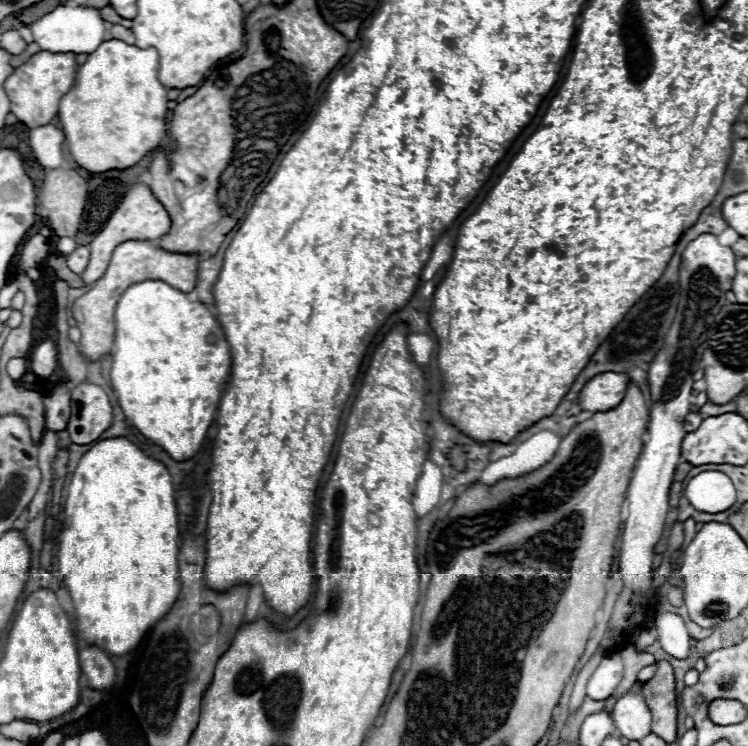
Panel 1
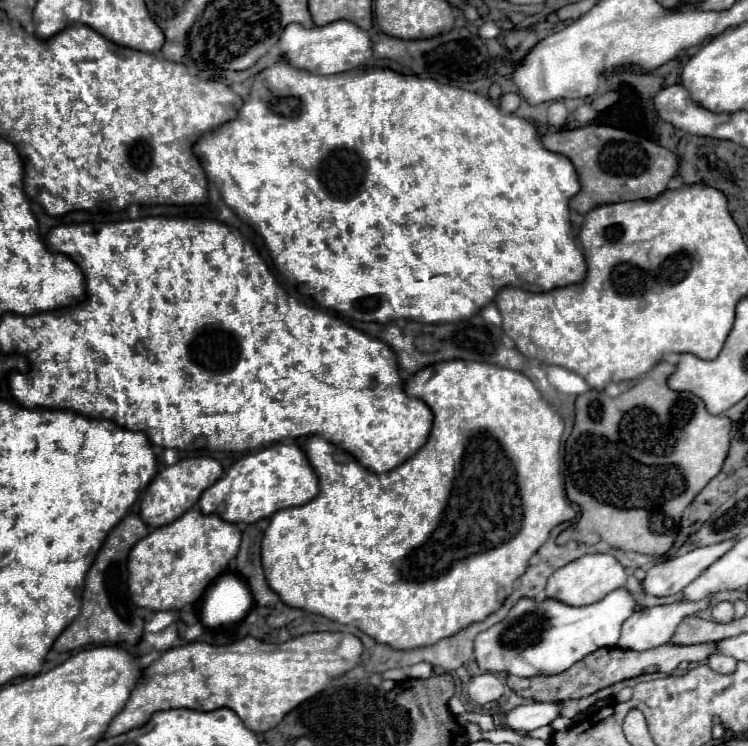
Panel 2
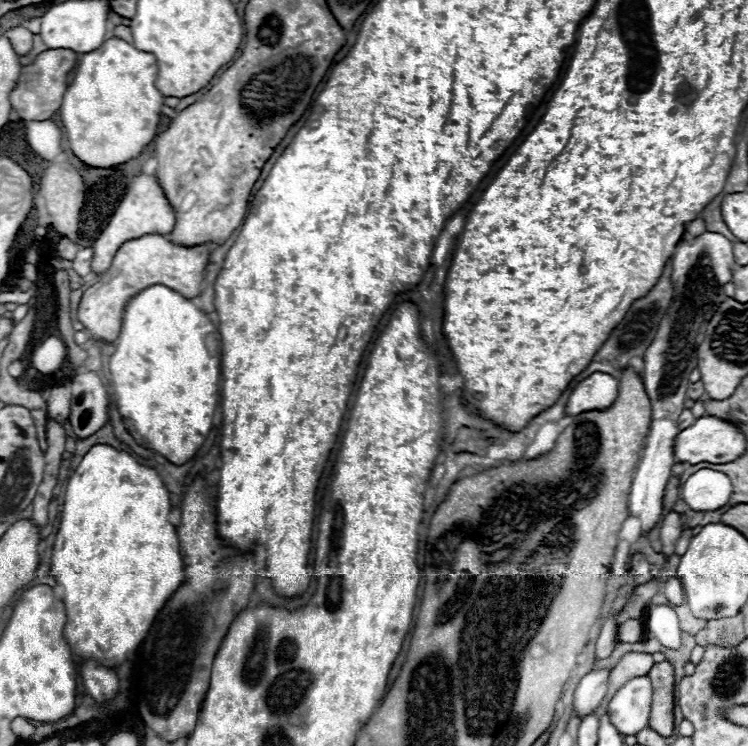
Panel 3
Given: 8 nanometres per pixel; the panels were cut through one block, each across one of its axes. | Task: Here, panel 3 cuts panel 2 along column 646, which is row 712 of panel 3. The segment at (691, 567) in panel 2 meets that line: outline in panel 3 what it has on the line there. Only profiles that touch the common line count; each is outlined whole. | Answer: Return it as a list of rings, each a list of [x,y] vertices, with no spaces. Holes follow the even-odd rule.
[[[594,670],[578,682],[578,686],[574,690],[574,698],[572,698],[572,712],[580,720],[584,720],[588,714],[592,714],[596,710],[596,706],[602,702],[602,698],[606,696],[608,674],[610,674],[610,670]]]

